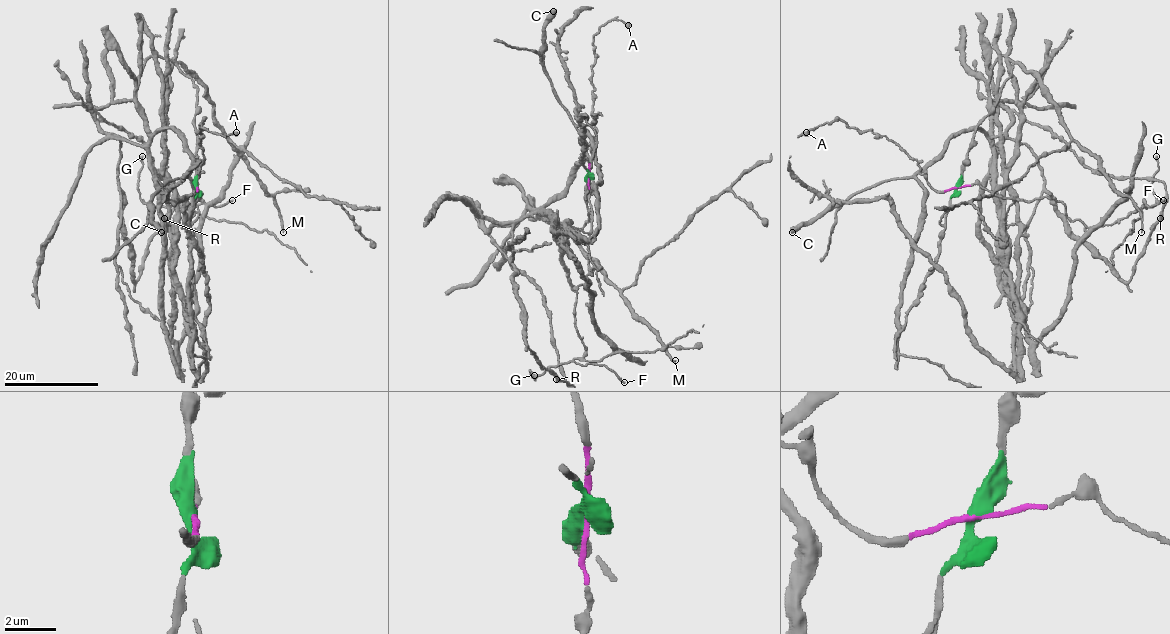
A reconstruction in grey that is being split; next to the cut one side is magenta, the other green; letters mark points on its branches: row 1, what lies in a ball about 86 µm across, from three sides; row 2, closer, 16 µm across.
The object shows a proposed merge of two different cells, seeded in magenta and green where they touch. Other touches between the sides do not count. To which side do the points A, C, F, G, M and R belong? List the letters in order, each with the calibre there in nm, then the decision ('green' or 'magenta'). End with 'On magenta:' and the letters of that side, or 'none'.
A: 550 nm thick; magenta
C: 500 nm thick; green
F: 180 nm thick; magenta
G: 260 nm thick; magenta
M: 90 nm thick; green
R: 500 nm thick; green
On magenta: A, F, G

